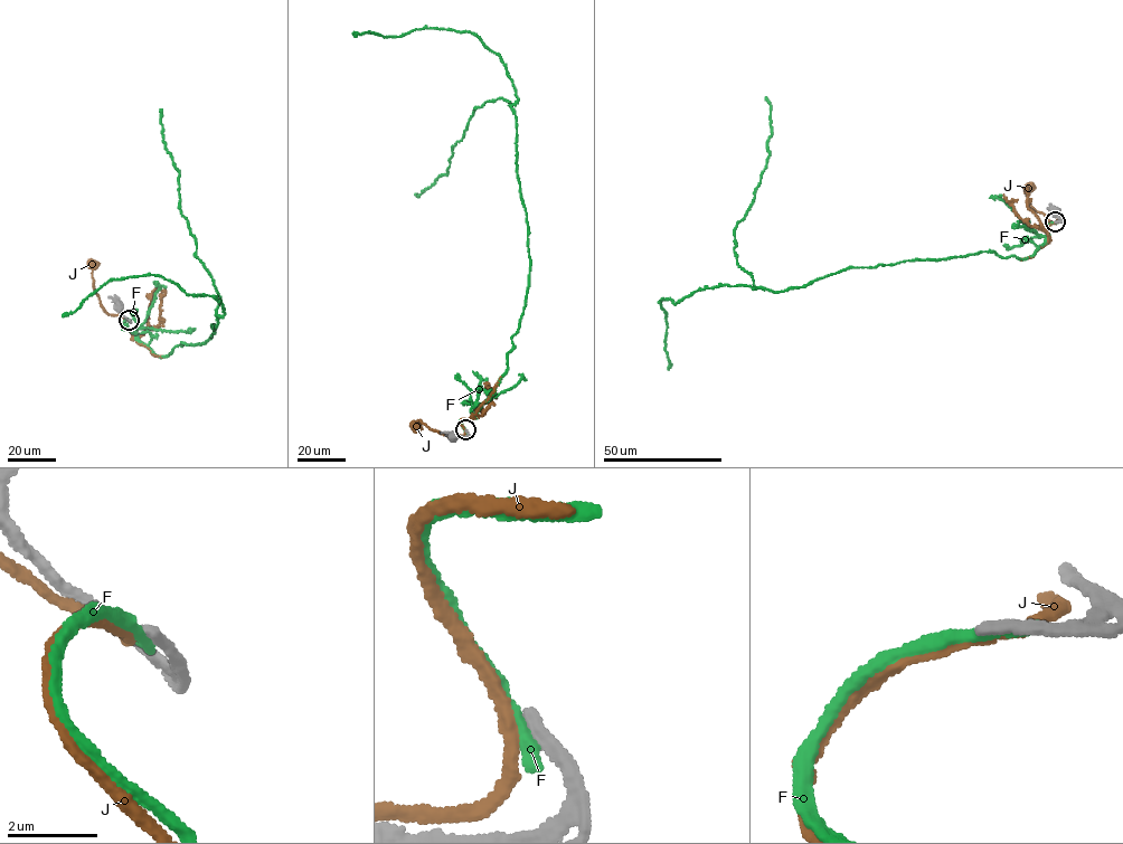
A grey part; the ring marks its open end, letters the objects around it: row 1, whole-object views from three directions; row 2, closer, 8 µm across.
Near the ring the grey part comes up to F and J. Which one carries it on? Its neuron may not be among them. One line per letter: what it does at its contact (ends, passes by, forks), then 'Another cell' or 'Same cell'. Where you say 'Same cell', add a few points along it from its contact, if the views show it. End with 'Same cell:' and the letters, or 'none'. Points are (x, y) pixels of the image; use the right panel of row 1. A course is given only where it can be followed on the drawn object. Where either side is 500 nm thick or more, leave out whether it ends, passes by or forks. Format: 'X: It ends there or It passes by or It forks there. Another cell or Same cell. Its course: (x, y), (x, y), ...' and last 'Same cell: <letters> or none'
F: It ends there. Another cell
J: It passes by. Another cell
Same cell: none

